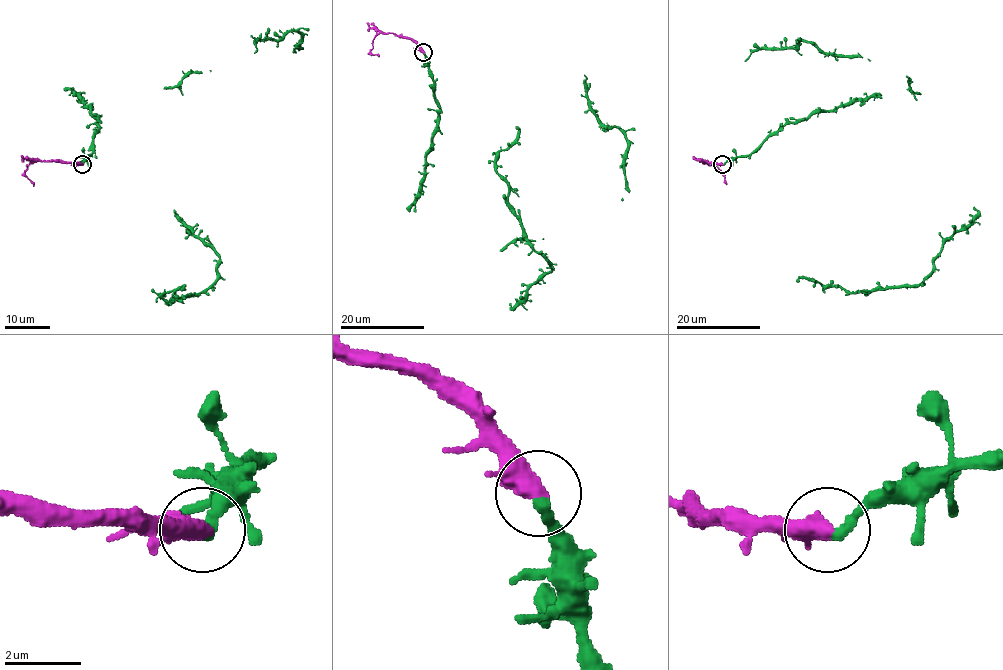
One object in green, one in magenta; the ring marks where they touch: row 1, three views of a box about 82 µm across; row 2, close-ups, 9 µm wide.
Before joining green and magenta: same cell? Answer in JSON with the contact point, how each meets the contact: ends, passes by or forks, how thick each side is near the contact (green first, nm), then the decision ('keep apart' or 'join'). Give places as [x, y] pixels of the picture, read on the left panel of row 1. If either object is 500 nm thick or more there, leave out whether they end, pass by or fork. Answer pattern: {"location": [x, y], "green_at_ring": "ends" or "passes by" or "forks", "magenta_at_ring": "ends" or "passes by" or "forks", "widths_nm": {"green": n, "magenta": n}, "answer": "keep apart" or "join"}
{"location": [82, 164], "widths_nm": {"green": 300, "magenta": 600}, "answer": "join"}

